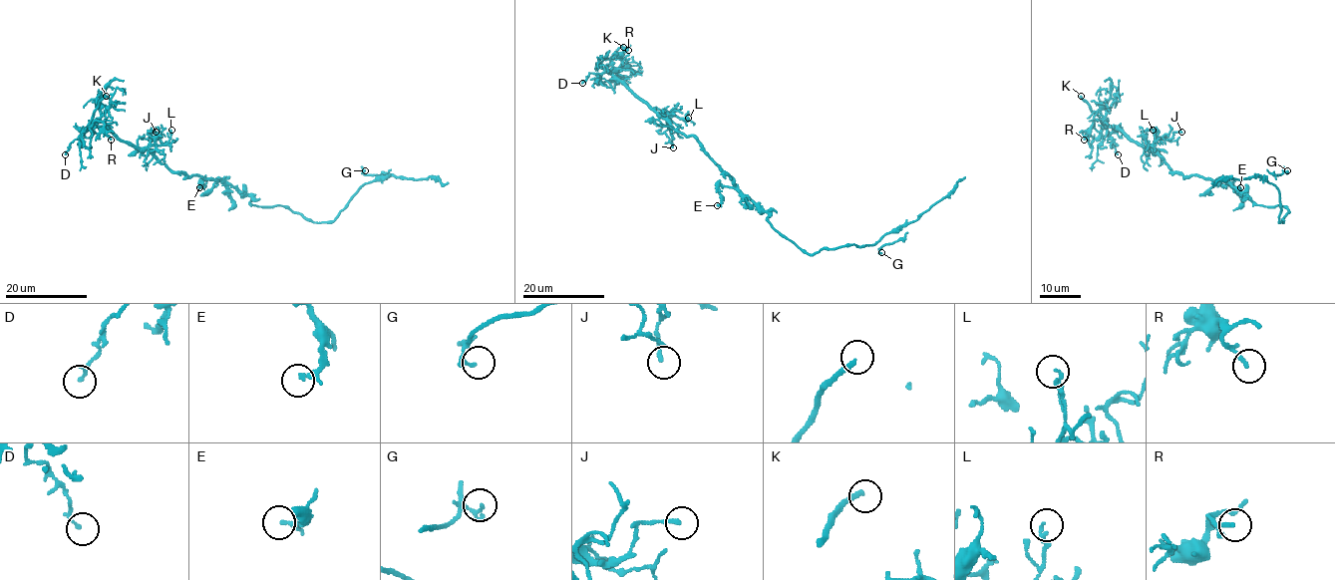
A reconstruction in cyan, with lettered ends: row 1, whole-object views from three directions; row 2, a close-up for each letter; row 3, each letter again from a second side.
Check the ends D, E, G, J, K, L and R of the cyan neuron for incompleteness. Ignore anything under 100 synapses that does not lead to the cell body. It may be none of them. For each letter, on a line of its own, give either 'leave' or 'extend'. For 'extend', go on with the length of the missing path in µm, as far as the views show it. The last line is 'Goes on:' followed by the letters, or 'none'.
D: leave
E: leave
G: leave
J: leave
K: extend | 40 µm
L: leave
R: leave
Goes on: K

